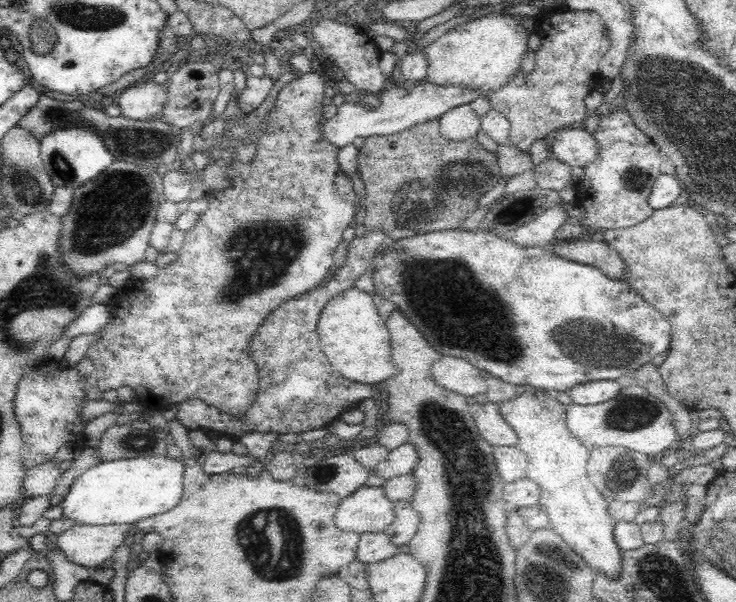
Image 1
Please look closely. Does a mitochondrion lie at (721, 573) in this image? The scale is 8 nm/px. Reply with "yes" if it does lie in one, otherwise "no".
yes

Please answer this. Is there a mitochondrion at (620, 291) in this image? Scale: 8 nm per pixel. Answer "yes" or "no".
no

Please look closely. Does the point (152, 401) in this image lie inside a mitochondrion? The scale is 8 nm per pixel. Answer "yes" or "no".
no

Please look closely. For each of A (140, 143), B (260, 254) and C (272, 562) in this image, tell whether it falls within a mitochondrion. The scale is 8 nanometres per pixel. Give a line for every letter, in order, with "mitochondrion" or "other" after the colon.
A: mitochondrion
B: mitochondrion
C: mitochondrion

